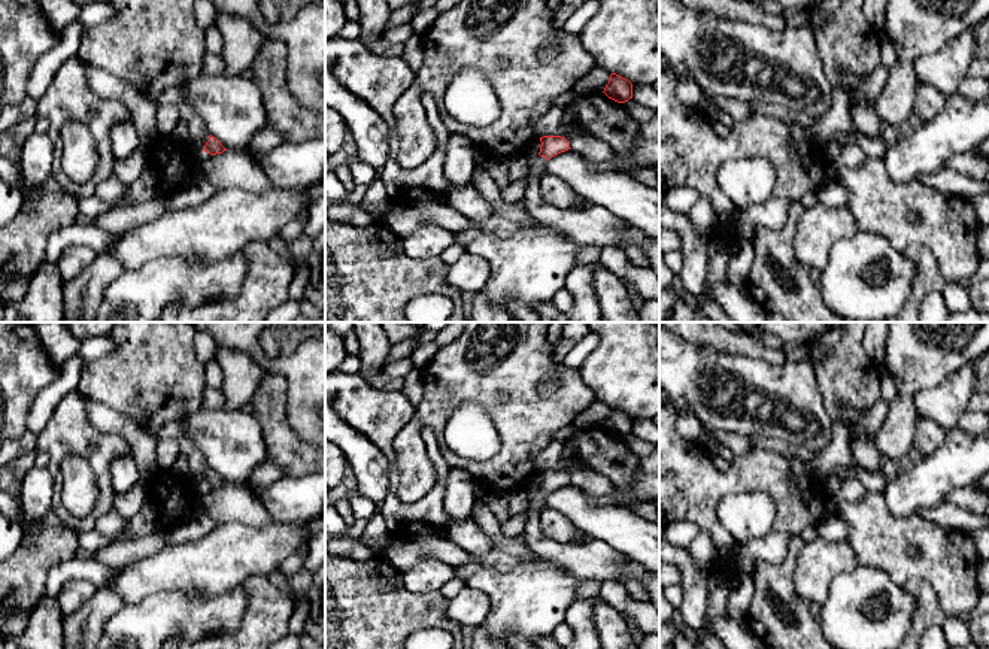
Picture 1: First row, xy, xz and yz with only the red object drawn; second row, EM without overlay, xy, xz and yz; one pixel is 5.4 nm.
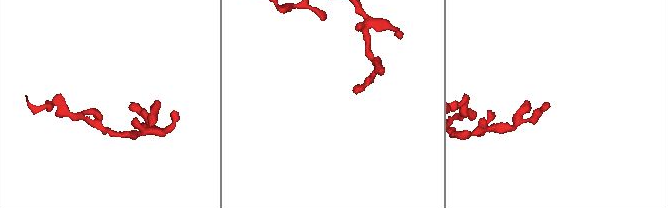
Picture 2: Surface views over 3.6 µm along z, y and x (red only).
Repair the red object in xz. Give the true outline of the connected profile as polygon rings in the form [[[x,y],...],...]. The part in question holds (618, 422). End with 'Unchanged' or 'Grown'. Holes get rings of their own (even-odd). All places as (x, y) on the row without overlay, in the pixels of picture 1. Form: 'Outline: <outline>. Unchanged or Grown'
Outline: [[[612,407],[610,415],[606,419],[603,427],[609,433],[612,433],[618,437],[625,437],[629,433],[632,433],[632,418],[628,413],[622,412],[622,410],[619,410],[616,407]]]. Unchanged

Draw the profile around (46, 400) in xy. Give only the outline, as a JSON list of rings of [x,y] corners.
[[[75,352],[58,367],[58,377],[37,392],[28,409],[28,431],[39,434],[48,424],[61,398],[78,389],[82,367],[84,360]]]

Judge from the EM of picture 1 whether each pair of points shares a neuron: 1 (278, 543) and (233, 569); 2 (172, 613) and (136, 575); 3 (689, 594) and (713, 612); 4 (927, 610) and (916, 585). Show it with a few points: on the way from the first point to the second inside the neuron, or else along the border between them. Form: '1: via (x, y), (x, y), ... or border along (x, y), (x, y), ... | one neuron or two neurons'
1: via (267, 546), (252, 549), (243, 558) | one neuron
2: border along (187, 594), (152, 593), (126, 606) | two neurons
3: border along (709, 572), (703, 633) | two neurons
4: via (927, 604), (927, 597), (921, 591) | one neuron

